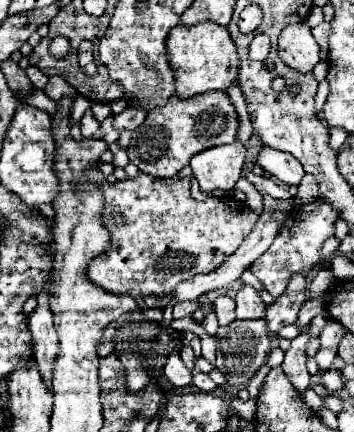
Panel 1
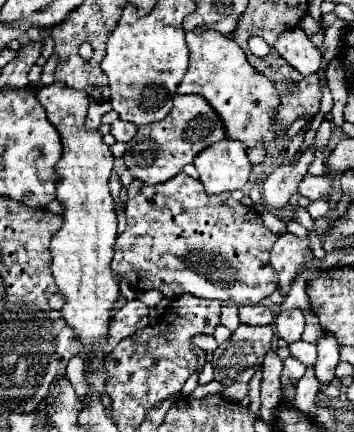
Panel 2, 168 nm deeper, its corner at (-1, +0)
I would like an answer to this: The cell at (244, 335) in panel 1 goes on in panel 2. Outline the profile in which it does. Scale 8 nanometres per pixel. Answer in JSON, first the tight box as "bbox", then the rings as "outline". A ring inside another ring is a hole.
{"bbox":[213,323,273,385],"outline":[[[241,323],[227,341],[223,341],[215,353],[213,353],[213,371],[215,371],[215,381],[223,385],[231,385],[235,381],[239,383],[249,383],[249,379],[255,375],[255,371],[263,365],[265,355],[273,347],[273,329],[269,325],[245,325]]]}

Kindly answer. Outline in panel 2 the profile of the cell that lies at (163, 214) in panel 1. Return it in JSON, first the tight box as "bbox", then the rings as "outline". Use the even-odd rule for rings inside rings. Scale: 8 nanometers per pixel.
{"bbox":[111,173,277,305],"outline":[[[179,173],[173,179],[157,185],[145,185],[143,181],[133,179],[125,209],[127,229],[117,237],[111,271],[117,279],[121,277],[125,281],[131,279],[129,273],[133,271],[135,289],[157,289],[165,297],[189,293],[219,301],[247,301],[249,305],[259,303],[277,289],[277,273],[269,265],[269,251],[277,241],[277,235],[263,225],[263,219],[253,207],[235,201],[230,192],[207,195],[201,189],[199,179],[193,179],[185,173]]]}

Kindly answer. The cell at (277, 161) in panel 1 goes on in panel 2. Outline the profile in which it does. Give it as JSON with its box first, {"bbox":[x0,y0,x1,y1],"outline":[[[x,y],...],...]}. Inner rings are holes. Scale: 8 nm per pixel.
{"bbox":[299,175,331,201],"outline":[[[309,175],[305,177],[305,181],[301,181],[299,185],[299,193],[305,195],[307,199],[315,201],[319,197],[329,197],[331,195],[331,179],[329,177],[315,177],[315,175]]]}

